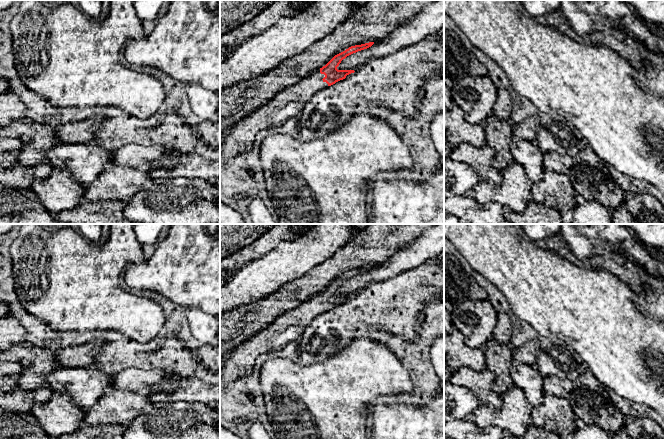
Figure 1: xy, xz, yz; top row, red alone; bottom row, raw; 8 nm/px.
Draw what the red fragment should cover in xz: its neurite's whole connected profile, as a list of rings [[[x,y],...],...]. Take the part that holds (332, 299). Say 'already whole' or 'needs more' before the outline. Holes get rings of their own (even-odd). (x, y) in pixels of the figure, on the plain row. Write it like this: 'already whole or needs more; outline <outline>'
needs more; outline [[[374,266],[351,270],[335,279],[325,290],[298,307],[277,317],[268,327],[238,346],[220,370],[220,388],[252,373],[256,359],[263,353],[275,352],[290,342],[299,342],[306,328],[321,314],[343,304],[354,294],[338,294],[343,283],[371,271]]]

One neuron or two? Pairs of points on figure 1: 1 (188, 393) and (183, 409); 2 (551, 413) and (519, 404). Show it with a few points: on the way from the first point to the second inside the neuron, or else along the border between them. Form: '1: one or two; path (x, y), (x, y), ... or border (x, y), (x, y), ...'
1: two; border (208, 404), (171, 401), (162, 405)
2: two; border (532, 406), (530, 422)

